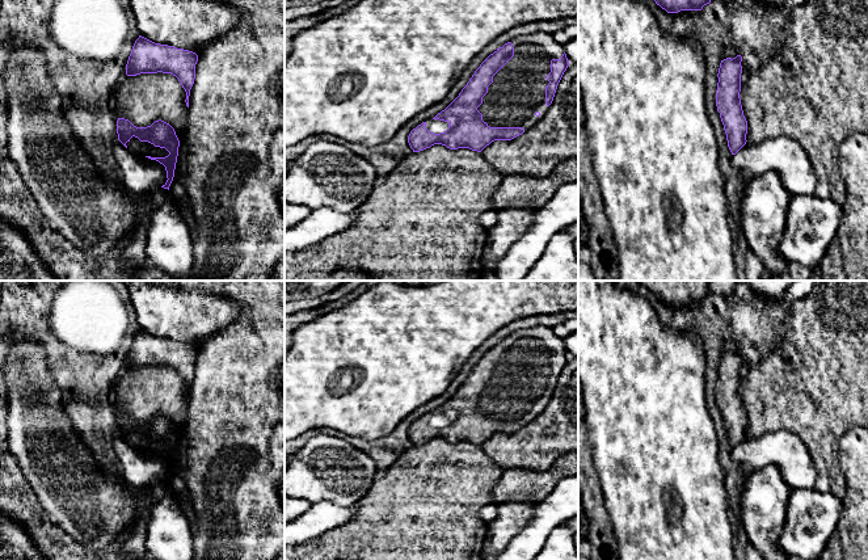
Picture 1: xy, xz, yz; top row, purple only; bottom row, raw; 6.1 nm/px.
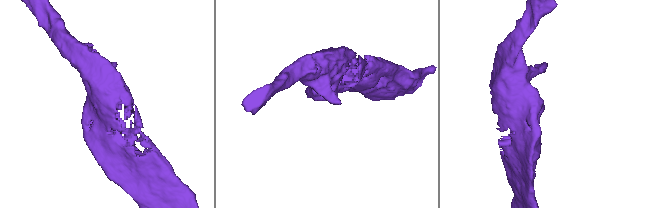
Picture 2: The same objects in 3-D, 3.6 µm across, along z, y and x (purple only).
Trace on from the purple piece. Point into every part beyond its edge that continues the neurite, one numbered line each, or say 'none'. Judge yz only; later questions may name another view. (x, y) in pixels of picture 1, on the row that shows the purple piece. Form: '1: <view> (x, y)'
none

